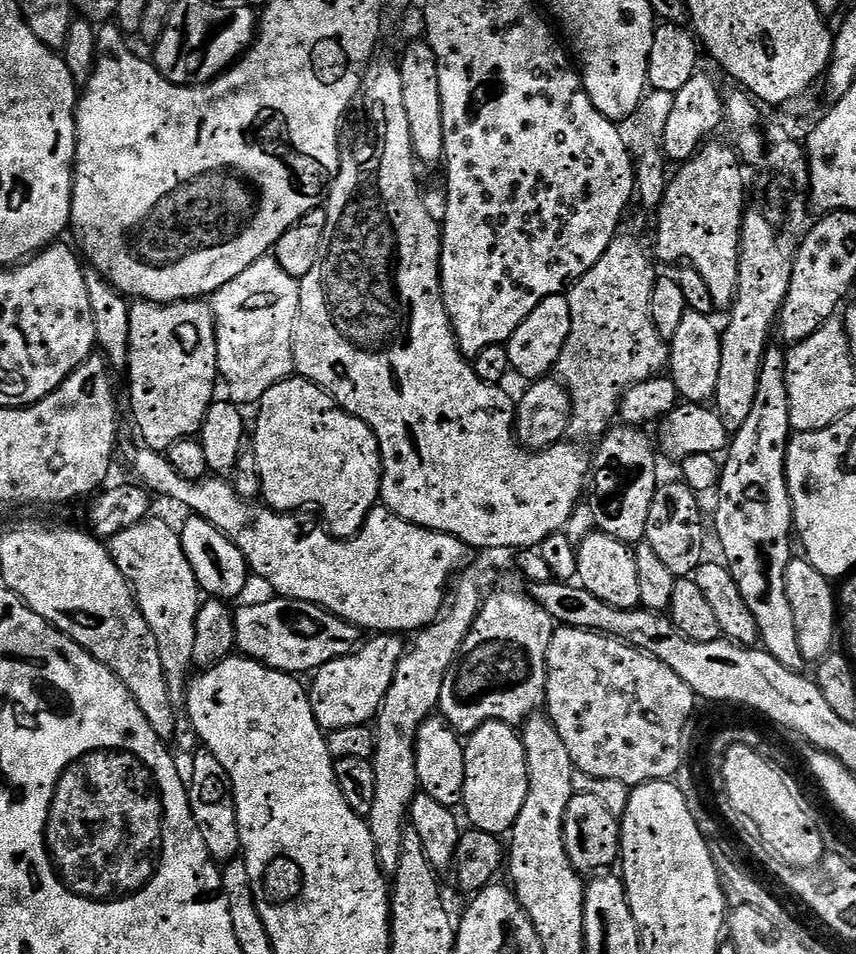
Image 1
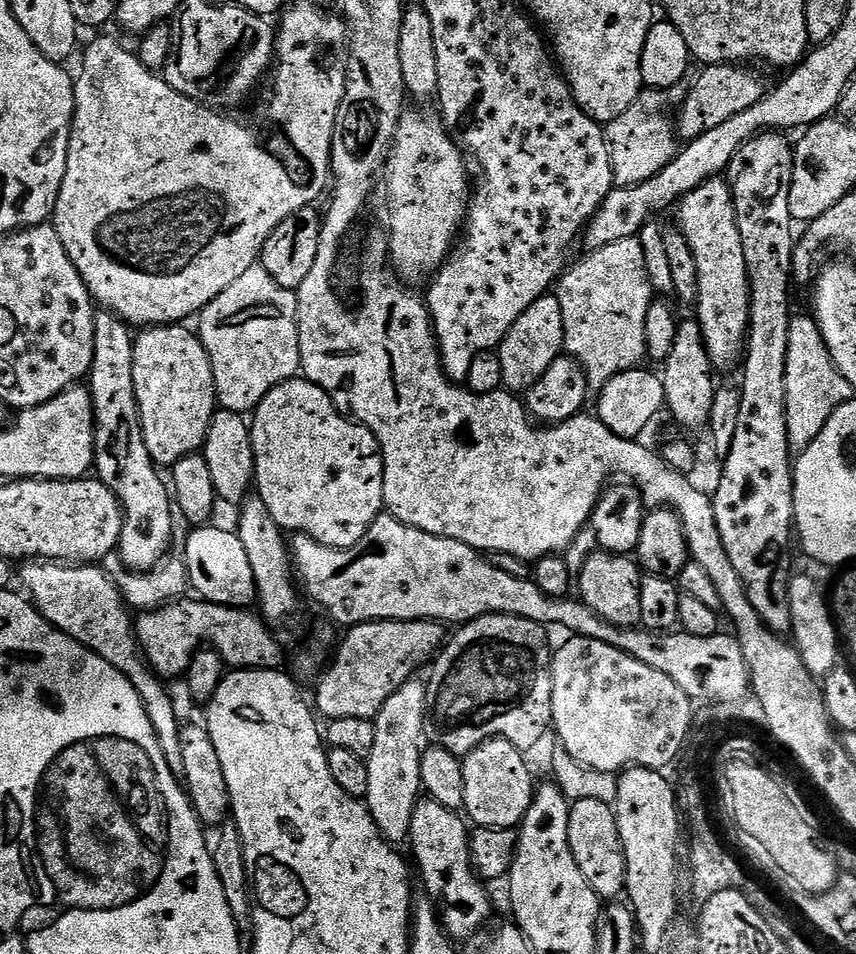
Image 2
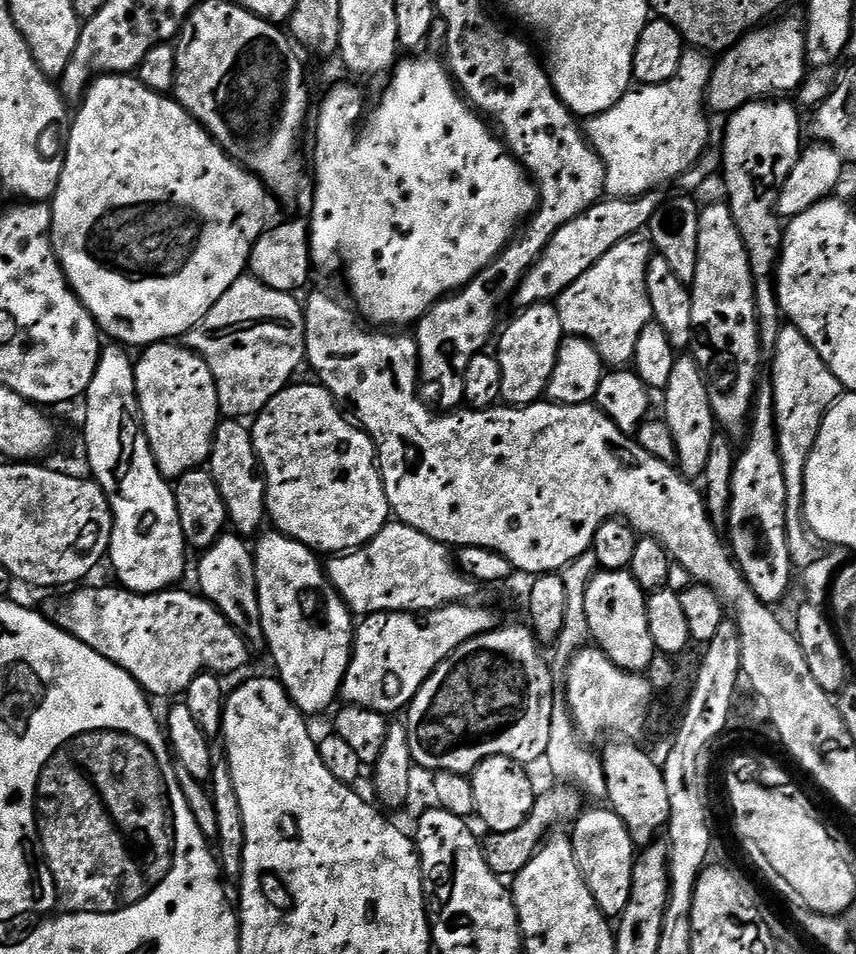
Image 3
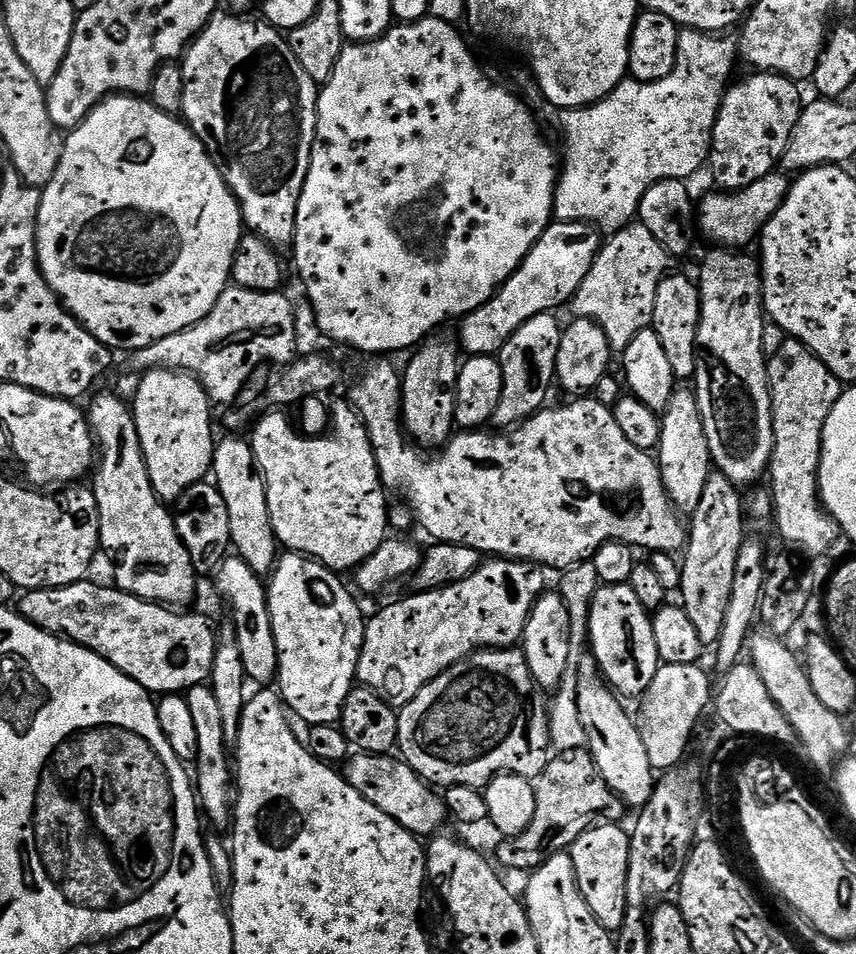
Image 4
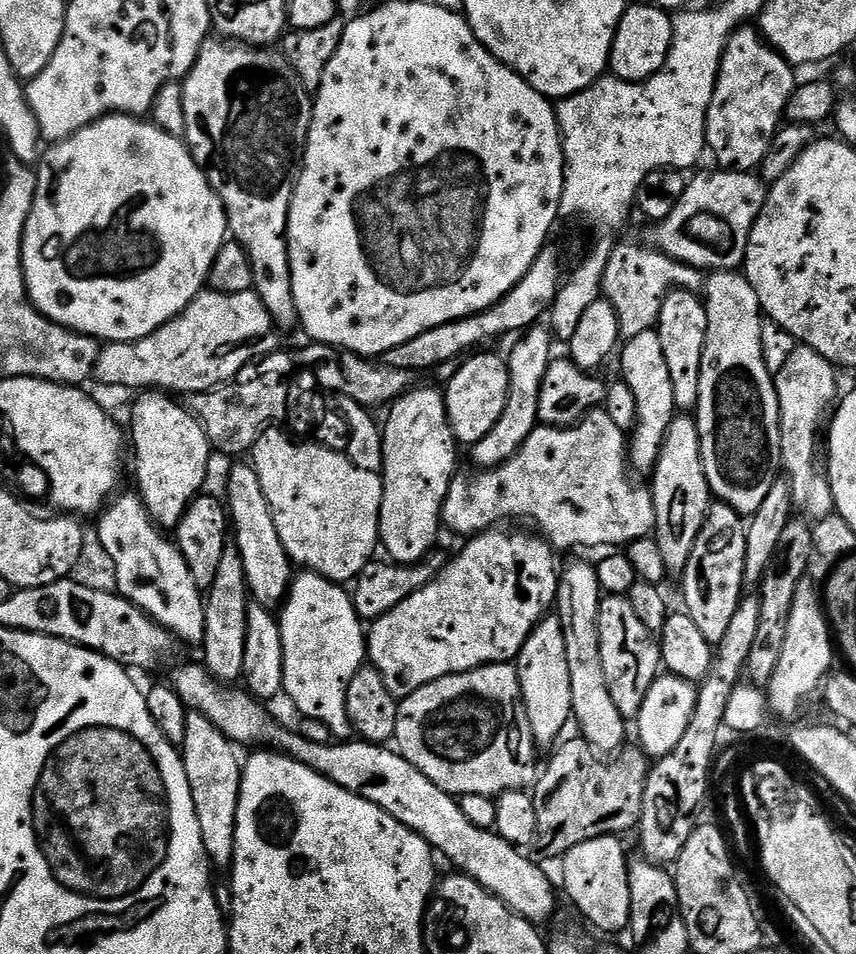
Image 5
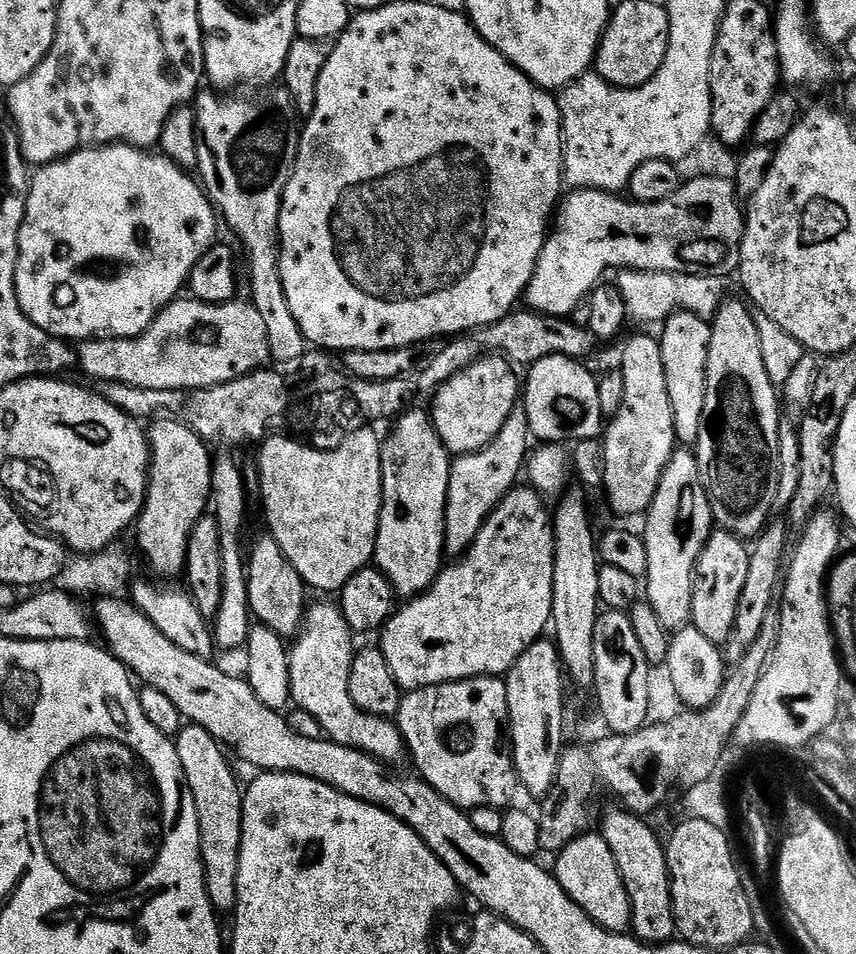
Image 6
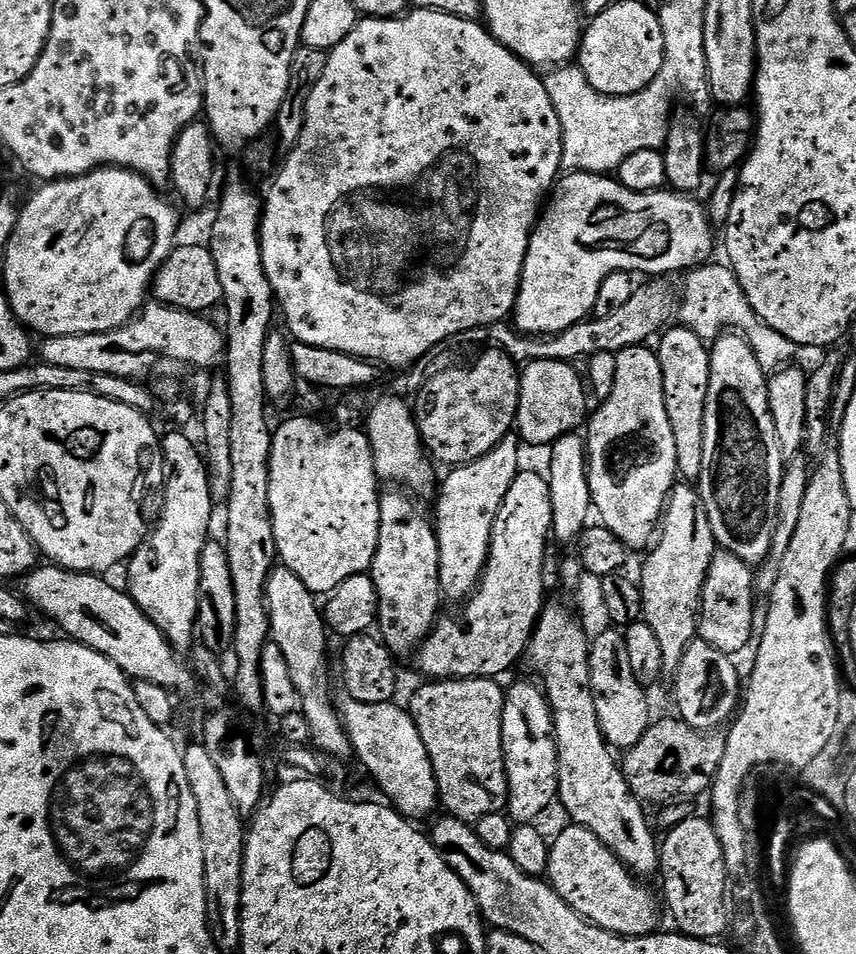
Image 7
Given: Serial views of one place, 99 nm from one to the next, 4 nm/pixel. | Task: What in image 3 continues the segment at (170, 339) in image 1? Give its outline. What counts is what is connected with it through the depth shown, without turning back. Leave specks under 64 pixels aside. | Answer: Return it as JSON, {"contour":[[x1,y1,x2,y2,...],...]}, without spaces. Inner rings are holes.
{"contour":[[180,342,150,344,139,353,139,356,135,361,136,393,140,403,144,433,150,442,150,450,154,454,158,470,169,482,175,482,182,474,209,463,212,439,216,436,216,425,222,419,214,374,210,374,210,366,206,366,206,362,197,352]]}

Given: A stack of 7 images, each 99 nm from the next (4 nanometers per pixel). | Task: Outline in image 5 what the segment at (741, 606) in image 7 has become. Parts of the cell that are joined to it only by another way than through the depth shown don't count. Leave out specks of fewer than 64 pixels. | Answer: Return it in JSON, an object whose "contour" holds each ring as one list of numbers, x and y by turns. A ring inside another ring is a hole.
{"contour":[[719,502,713,503,708,509,702,530,694,542,694,550,690,550,690,558,686,562,682,573,684,579,683,611,694,618,694,626,702,633,702,638,713,646,722,642,730,622,734,619,734,610,738,610,740,601,746,592,744,570,746,568,746,534,748,533,745,521,730,506]]}

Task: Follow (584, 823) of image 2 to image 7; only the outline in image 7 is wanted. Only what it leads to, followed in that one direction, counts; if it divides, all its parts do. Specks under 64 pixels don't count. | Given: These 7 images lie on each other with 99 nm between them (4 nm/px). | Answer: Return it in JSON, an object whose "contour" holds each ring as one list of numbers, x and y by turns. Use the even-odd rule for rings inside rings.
{"contour":[[567,826,557,834,556,840,550,844,550,862,546,879,552,889,564,899,577,914,589,920,590,923,605,928,608,932,618,932,630,936,641,935,642,929,645,933,652,934,661,927,660,916,656,913,656,900,648,888,643,888,641,881,633,876,624,867,616,855,600,841,590,830,579,826]]}

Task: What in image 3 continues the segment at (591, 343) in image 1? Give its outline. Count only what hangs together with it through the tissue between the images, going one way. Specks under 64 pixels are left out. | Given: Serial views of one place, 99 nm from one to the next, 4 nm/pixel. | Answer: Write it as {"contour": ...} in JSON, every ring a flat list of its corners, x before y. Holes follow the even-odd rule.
{"contour":[[643,235,626,238,618,242,618,246,602,254,602,258,598,258,598,262,594,262,594,266,590,266,590,270,586,270,586,274,582,274,582,278,578,278,578,282,571,284,555,301,565,333,590,341,594,350,598,350,598,354,604,359,605,365,631,365,638,337,648,324,653,323,650,298,646,294,646,274,653,255,653,246]]}

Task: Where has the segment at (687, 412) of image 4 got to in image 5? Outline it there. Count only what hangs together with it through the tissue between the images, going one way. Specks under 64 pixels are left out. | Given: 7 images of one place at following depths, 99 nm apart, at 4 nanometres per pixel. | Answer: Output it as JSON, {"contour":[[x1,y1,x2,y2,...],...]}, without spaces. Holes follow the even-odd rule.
{"contour":[[691,415,673,416,650,479,656,515,654,538,658,542,658,550,662,550,662,562,666,562,669,573,680,574,690,558,690,550,694,550,694,542,702,530,704,519,714,500,712,491,708,488,706,470,702,462,700,435,696,429,696,421]]}

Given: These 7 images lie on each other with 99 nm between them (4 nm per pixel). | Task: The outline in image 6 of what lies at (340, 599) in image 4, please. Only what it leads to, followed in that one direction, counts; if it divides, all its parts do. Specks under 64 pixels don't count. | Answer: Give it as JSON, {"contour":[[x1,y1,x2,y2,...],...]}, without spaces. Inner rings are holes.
{"contour":[[316,604,307,609,302,631,295,637,288,653,290,662,291,703,318,718,325,737,335,744,345,744,357,748,367,756,382,760,385,764,395,765,395,760,405,759,406,745,400,727,391,719,366,714,354,706,350,698,350,666,354,655,352,648,354,633,339,607,332,604]]}

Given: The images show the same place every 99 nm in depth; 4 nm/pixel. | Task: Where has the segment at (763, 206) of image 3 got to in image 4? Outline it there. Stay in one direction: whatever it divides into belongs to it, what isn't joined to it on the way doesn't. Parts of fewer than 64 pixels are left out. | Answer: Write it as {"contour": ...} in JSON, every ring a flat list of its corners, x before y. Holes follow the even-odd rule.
{"contour":[[753,71,748,75,752,76,746,77,745,80,737,79,725,91,712,131,710,169,712,168,712,176,716,179,715,187,729,192,738,192,780,168,780,160,786,154,786,146,794,134,794,126,798,122,802,107,801,85,797,81,780,76,777,72]]}

